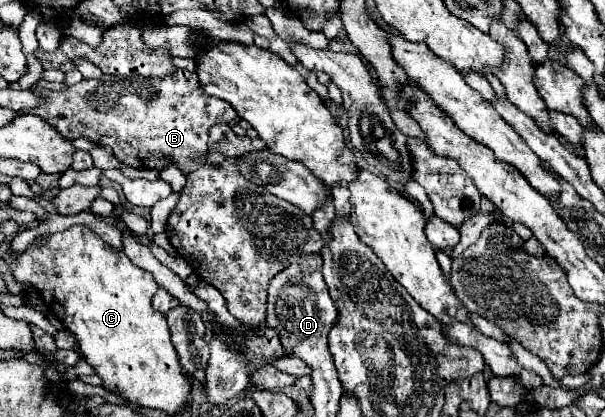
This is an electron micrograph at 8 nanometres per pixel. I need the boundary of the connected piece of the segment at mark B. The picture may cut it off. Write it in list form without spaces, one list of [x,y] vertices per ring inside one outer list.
[[[175,69],[173,75],[165,75],[165,77],[103,75],[101,79],[81,81],[77,85],[71,85],[67,91],[61,91],[61,93],[39,91],[39,89],[31,89],[31,91],[45,97],[45,105],[33,109],[31,113],[45,119],[67,141],[85,137],[95,145],[111,147],[113,155],[129,167],[145,167],[143,159],[147,157],[145,169],[163,169],[165,163],[175,163],[185,175],[197,171],[203,165],[203,161],[197,161],[197,157],[205,157],[209,129],[219,123],[229,123],[237,117],[235,109],[229,103],[215,97],[205,97],[197,75],[187,69]]]

